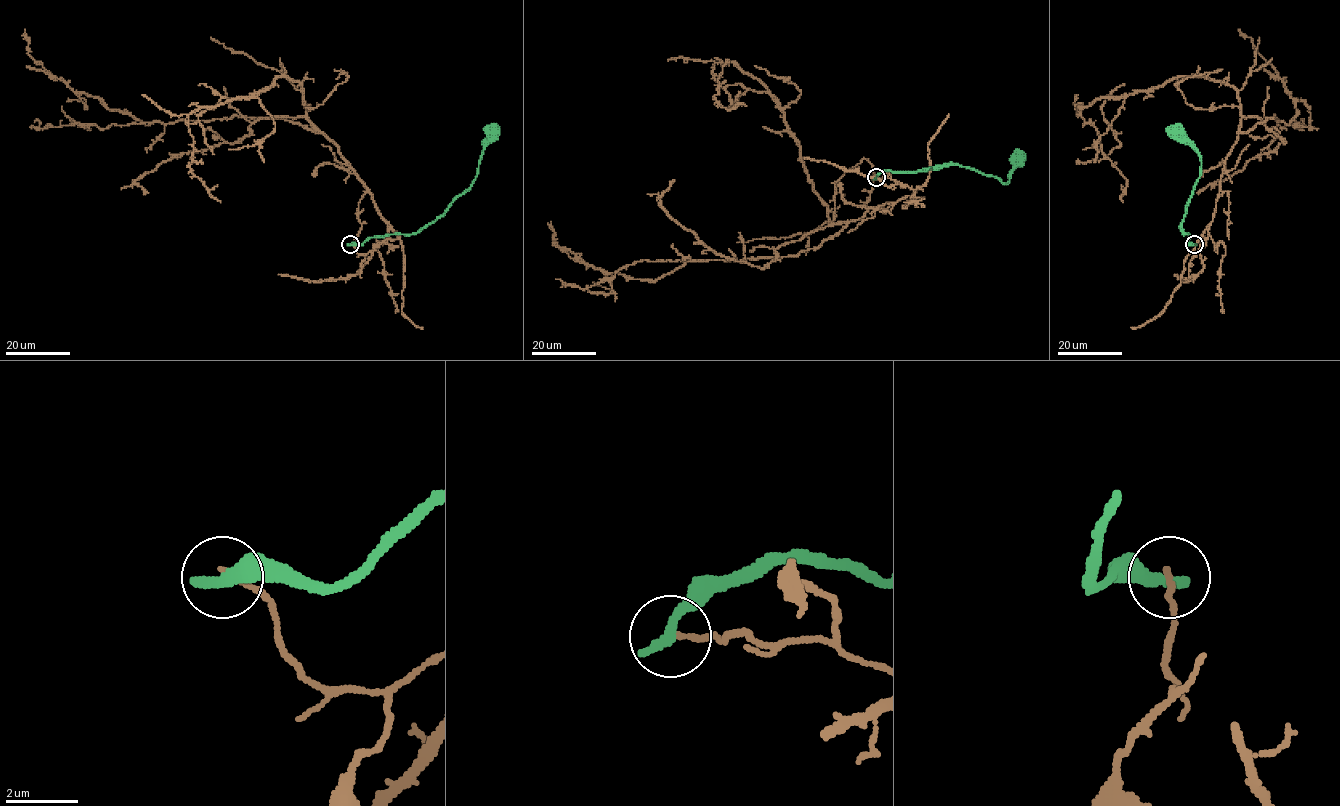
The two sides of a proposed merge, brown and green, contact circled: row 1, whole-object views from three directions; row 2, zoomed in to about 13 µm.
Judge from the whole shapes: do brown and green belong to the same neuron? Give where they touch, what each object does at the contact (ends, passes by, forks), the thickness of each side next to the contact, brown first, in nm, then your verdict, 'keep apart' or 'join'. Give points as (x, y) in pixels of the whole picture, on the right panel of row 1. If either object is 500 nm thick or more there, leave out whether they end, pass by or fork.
place (1194, 244); brown ends; green ends; calibres 160 and 400 nm; keep apart

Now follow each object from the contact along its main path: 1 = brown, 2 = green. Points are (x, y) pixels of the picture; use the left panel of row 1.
1: (351, 244), (367, 254), (387, 223), (287, 76), (188, 116), (188, 165), (220, 202)
2: (351, 244), (360, 245), (370, 238), (393, 234), (414, 234), (435, 222), (468, 189), (492, 131)

